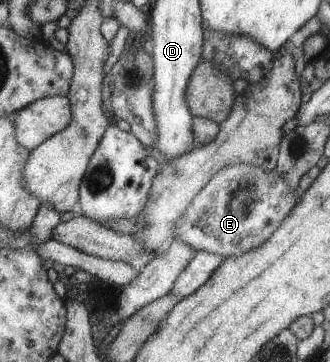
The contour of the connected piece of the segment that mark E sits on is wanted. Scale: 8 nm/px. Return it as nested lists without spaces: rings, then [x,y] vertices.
[[[234,164],[216,172],[207,184],[195,195],[194,200],[187,207],[187,212],[175,221],[173,239],[180,238],[184,243],[191,245],[195,251],[204,250],[221,255],[239,256],[249,249],[262,244],[280,223],[288,217],[291,209],[298,203],[300,192],[292,190],[287,182],[273,170],[269,172],[250,164]]]

